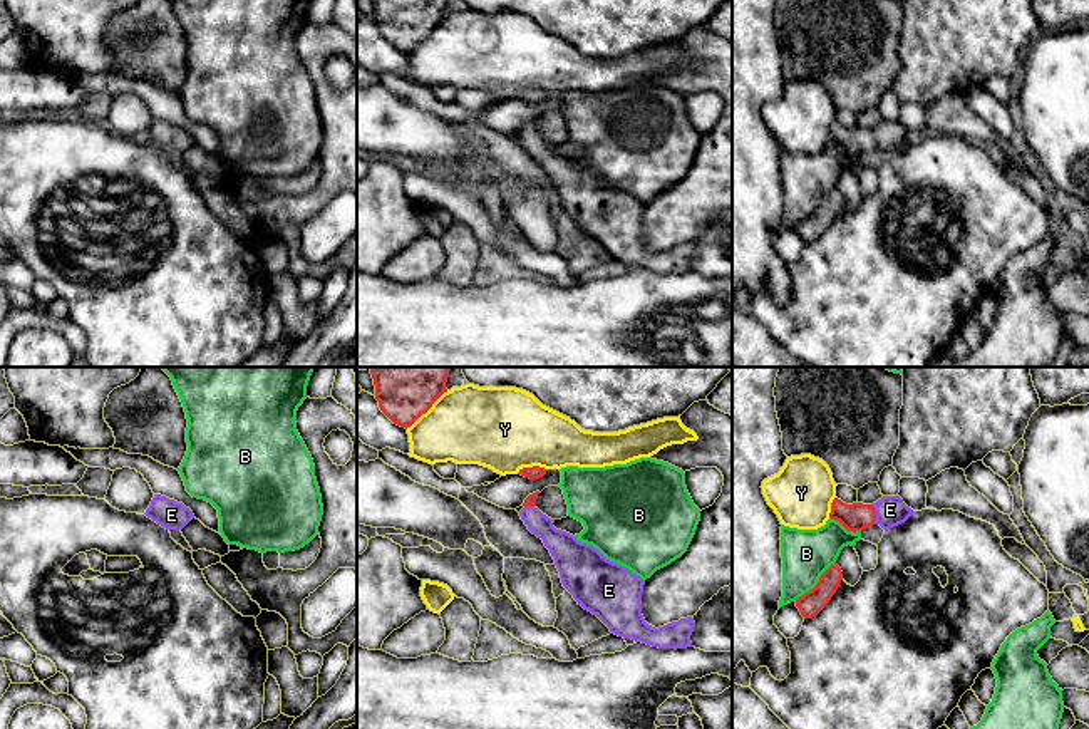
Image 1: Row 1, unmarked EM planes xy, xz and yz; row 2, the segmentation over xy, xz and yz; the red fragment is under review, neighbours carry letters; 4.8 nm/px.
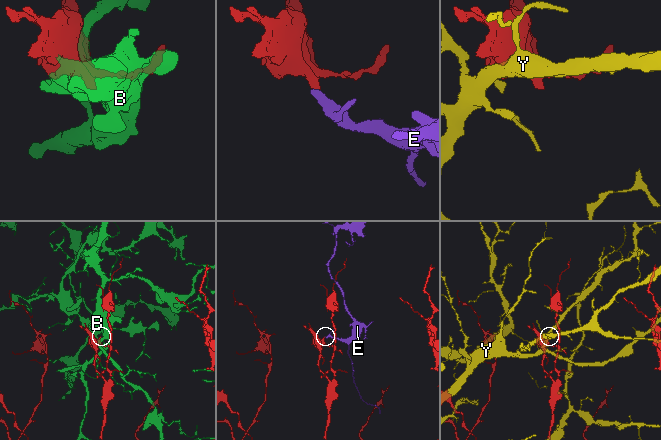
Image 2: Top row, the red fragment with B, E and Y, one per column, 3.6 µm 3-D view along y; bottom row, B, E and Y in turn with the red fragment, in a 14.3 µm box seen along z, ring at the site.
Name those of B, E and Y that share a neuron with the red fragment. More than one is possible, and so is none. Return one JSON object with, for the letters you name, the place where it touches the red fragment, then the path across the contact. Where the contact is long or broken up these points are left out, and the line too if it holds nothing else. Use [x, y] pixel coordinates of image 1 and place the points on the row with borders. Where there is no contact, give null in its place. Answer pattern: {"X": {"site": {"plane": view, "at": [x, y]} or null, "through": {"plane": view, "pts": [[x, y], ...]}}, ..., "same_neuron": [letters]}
{"E": {"site": {"plane": "yz", "at": [875, 515]}, "through": {"plane": "yz", "pts": [[856, 517], [875, 515], [890, 510]]}}, "same_neuron": ["E"]}

